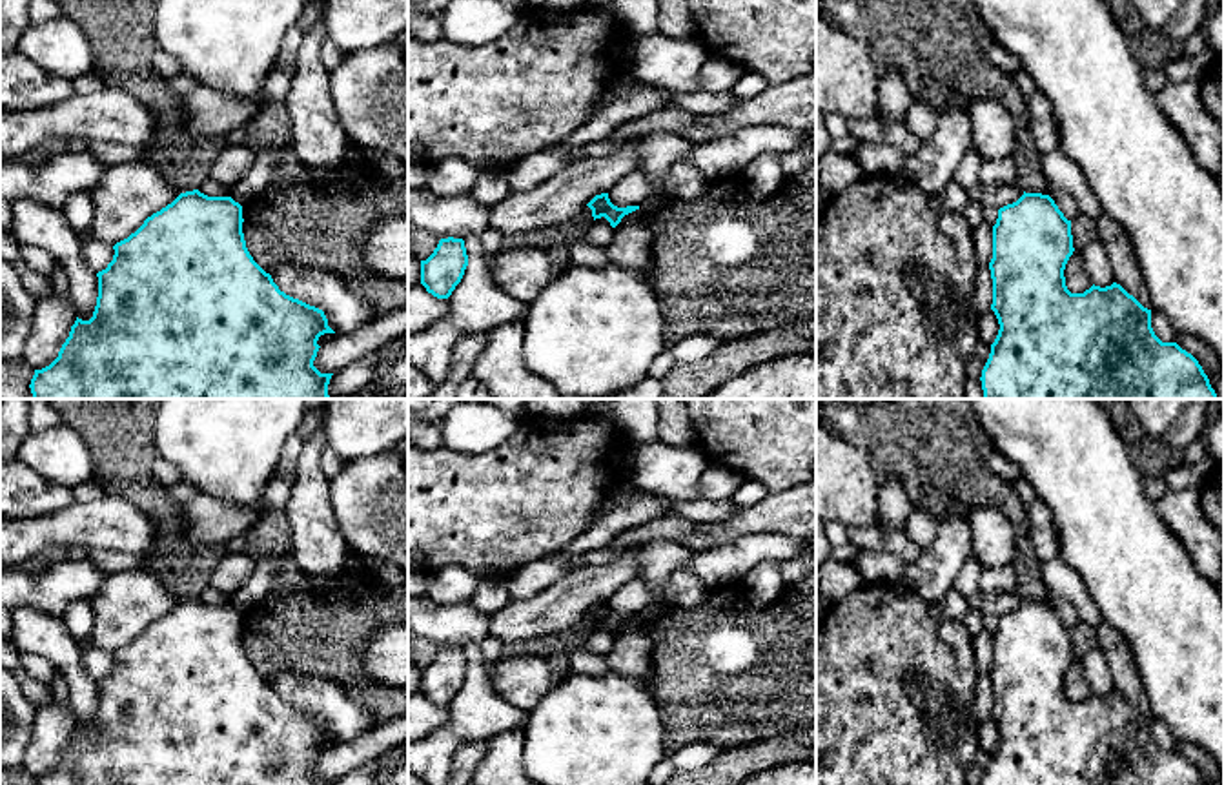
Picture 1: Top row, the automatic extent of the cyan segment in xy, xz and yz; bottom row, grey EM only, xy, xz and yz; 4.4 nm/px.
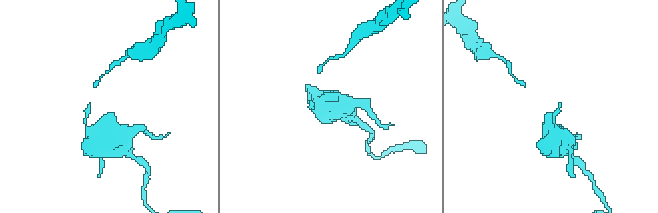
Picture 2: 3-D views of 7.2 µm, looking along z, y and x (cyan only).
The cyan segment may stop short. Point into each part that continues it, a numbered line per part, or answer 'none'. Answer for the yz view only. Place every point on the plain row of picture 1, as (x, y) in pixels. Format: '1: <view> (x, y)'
none

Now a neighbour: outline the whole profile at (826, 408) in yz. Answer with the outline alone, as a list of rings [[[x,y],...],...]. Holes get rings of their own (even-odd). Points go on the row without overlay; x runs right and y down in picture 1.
[[[816,399],[816,423],[862,448],[880,484],[896,477],[914,506],[922,494],[936,492],[953,503],[953,515],[958,519],[967,519],[974,508],[998,508],[1015,528],[1016,552],[1011,563],[1018,577],[1015,592],[1025,601],[1047,603],[1051,592],[1044,585],[1042,561],[1027,535],[1025,503],[1011,481],[989,468],[987,459],[996,448],[974,417],[971,399],[874,399],[865,406]]]

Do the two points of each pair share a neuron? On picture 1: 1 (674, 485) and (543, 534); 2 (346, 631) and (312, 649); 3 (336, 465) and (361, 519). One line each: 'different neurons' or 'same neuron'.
1: different neurons
2: same neuron
3: different neurons

